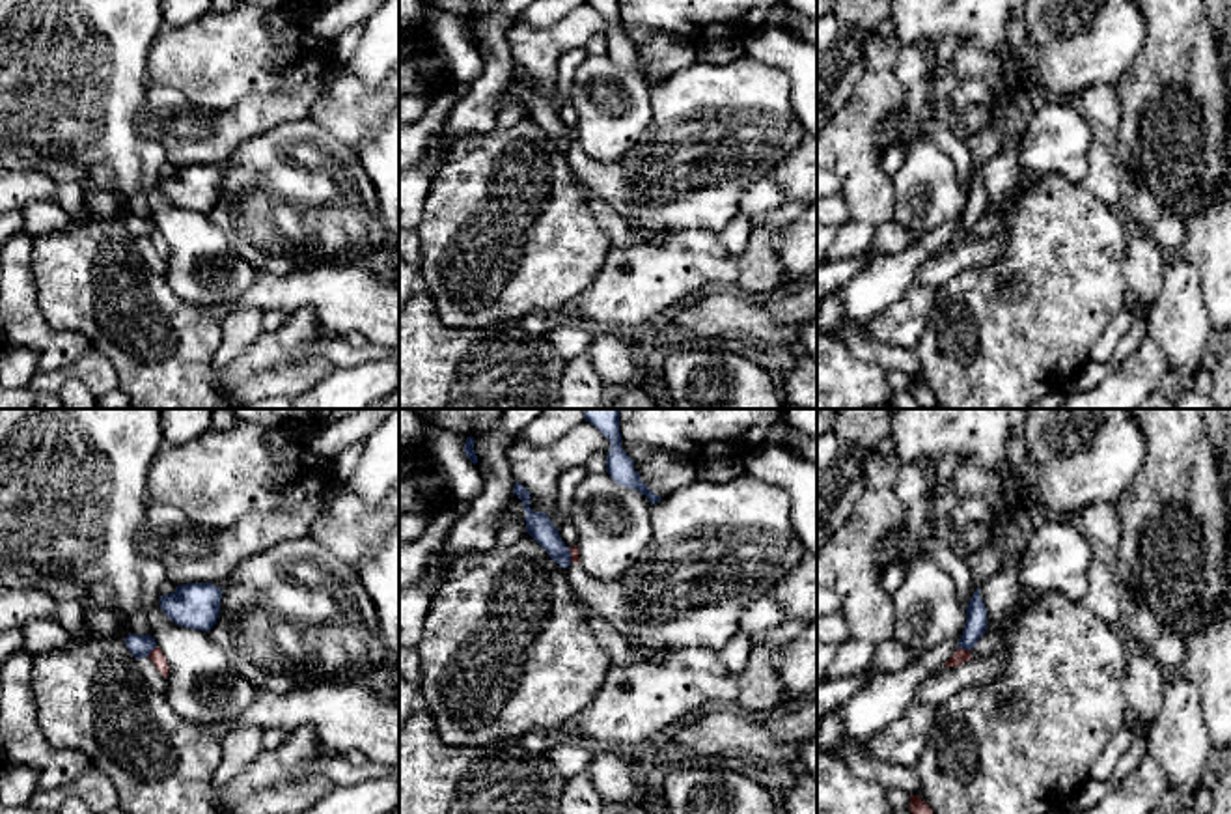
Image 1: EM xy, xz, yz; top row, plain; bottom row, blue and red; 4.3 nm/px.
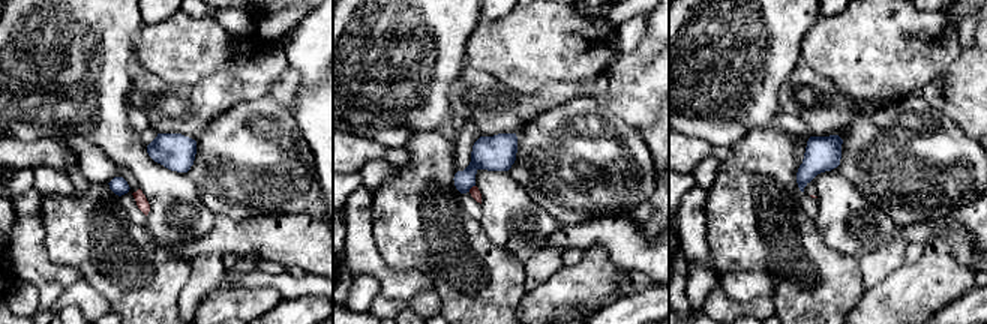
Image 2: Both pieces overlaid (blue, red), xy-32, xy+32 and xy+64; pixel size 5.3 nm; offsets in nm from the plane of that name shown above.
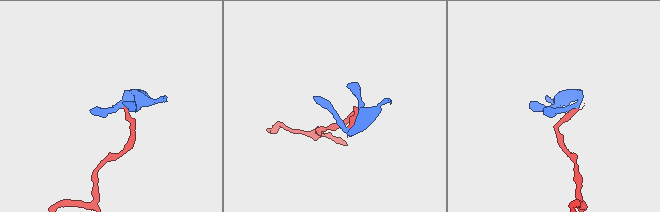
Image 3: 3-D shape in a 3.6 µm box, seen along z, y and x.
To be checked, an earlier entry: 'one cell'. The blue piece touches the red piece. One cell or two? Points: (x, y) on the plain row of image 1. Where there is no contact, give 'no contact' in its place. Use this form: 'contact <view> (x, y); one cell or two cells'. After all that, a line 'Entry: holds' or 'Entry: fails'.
contact yz (963, 230); two cells
Entry: fails

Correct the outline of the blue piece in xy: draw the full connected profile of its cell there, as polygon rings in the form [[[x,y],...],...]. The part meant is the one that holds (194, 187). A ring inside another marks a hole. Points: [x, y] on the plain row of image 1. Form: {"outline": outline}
{"outline": [[[211,164],[179,166],[172,175],[162,175],[159,187],[177,207],[209,213],[220,192],[220,168]]]}

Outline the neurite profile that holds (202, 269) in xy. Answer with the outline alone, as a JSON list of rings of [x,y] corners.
[[[159,183],[145,198],[170,250],[164,278],[183,302],[216,312],[252,286],[257,271],[231,248],[207,213],[177,207]]]

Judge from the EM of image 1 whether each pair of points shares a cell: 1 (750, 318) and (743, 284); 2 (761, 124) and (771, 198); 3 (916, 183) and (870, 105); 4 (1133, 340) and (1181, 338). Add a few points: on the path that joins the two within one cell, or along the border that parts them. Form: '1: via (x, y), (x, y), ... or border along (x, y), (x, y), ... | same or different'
1: border along (730, 288), (754, 299) | different
2: border along (769, 176), (752, 182), (745, 189), (741, 211) | different
3: border along (890, 180), (892, 219) | different
4: border along (1144, 316), (1148, 335) | different

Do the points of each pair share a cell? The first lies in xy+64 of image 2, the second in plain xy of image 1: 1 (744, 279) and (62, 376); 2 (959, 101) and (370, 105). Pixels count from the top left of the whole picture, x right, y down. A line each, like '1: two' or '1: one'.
1: two
2: one

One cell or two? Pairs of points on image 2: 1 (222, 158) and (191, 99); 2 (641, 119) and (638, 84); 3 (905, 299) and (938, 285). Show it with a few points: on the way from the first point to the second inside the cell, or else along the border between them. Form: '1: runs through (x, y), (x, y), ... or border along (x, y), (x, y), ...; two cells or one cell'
1: border along (233, 105), (219, 113), (195, 140); two cells
2: runs through (639, 110), (638, 93); one cell
3: runs through (912, 294), (930, 285); one cell

